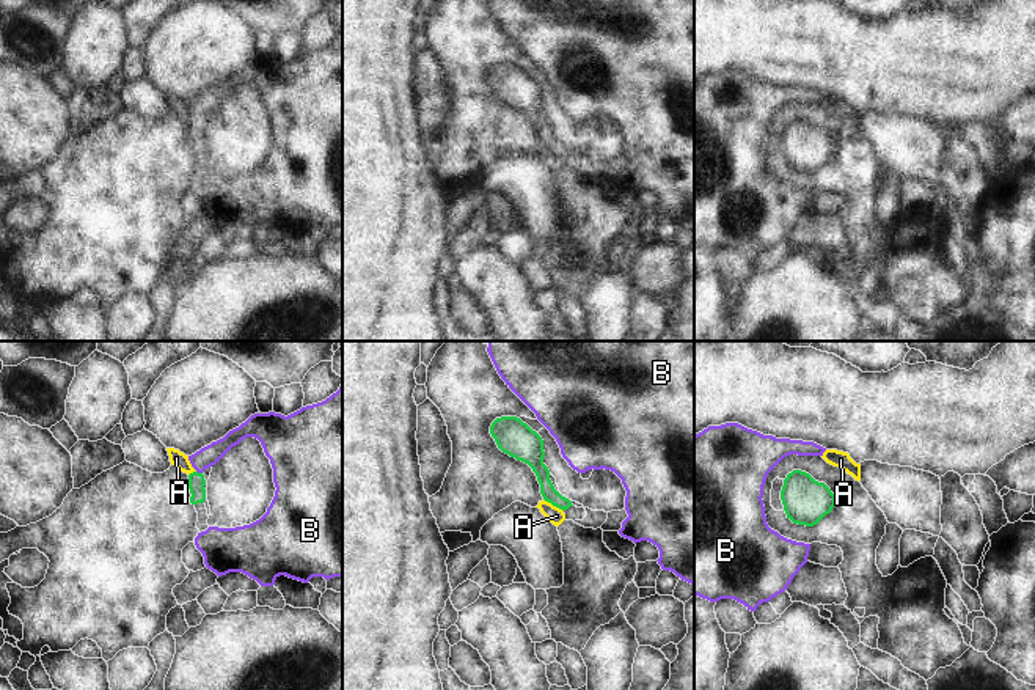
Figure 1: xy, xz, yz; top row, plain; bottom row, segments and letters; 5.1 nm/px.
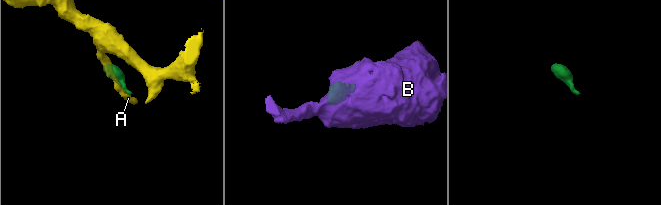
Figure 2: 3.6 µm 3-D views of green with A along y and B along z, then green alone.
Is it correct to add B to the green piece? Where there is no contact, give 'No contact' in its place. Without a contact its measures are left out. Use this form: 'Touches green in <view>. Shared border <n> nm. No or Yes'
Touches green in xy. Shared border 40 nm. Yes

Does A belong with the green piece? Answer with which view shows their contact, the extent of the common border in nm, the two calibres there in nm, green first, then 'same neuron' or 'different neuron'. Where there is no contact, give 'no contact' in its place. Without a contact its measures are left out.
xz | 120 nm | 80/90 nm | different neuron

